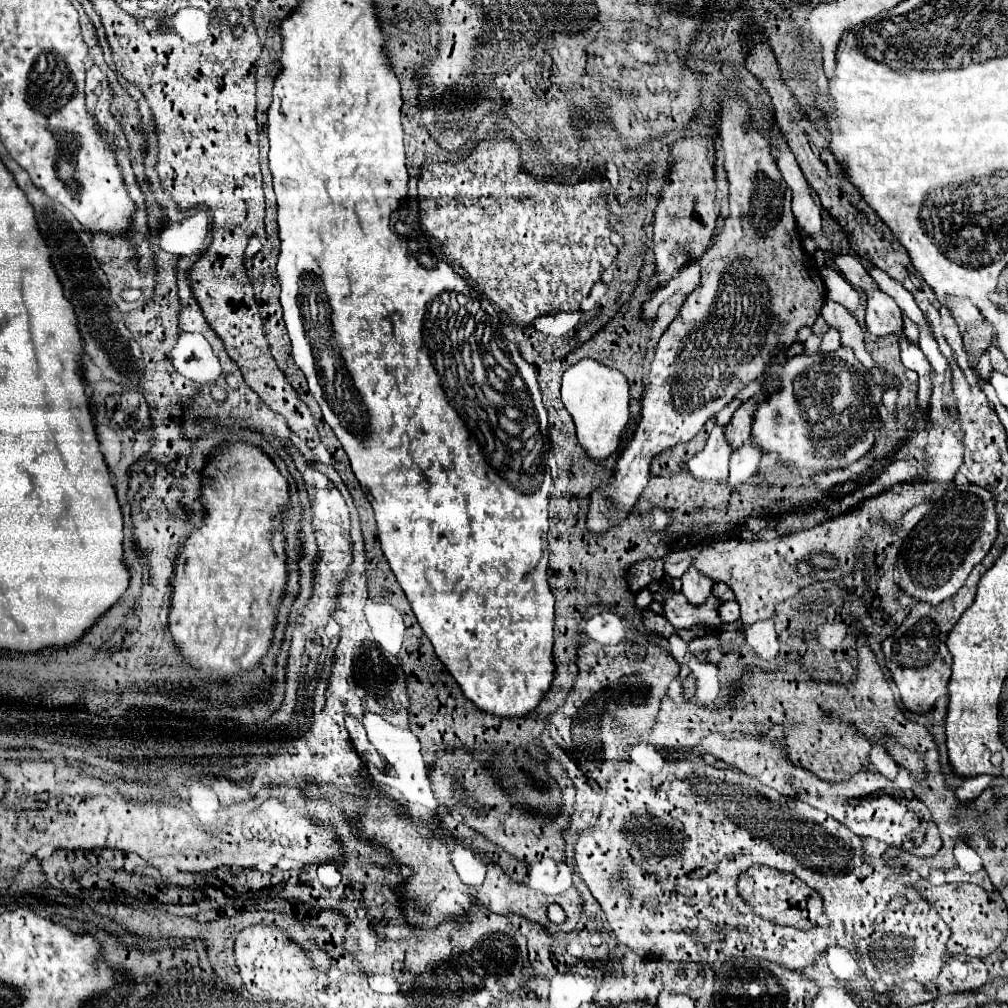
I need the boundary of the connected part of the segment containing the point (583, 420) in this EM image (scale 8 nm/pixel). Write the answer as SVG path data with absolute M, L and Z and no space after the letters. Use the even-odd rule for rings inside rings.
M581 359L563 375L561 401L575 421L577 439L585 447L587 455L593 461L615 457L619 451L621 435L627 429L629 421L629 383L625 375L615 369L607 369L593 359Z

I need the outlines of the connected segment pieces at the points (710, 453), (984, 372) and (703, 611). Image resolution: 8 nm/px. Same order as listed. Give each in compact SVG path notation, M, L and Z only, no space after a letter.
M717 425L711 431L705 449L689 461L689 471L697 479L727 479L731 453L733 447L725 439L725 425Z
M985 353L985 355L979 359L979 365L977 365L977 375L979 375L983 381L989 381L991 373L993 373L993 367L991 367L991 363L989 363L989 355Z
M673 591L671 597L667 597L663 601L663 607L665 607L665 619L669 619L675 627L679 629L689 629L691 625L695 623L707 623L707 625L719 625L721 619L717 615L717 609L719 609L721 601L711 595L705 605L701 607L693 607L687 603L687 599L683 597L683 593L677 593Z

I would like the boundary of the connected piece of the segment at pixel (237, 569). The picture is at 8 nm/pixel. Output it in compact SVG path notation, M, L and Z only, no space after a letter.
M237 443L221 449L213 463L205 469L203 507L205 517L201 527L191 533L179 555L169 631L177 641L179 651L191 659L193 665L219 671L223 677L243 669L251 669L267 653L277 605L285 589L285 543L281 535L281 517L287 503L287 479L277 471L271 459L259 449Z

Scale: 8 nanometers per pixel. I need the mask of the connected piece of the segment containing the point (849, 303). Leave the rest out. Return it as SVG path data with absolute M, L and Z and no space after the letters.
M823 265L821 267L821 277L825 281L827 299L833 299L833 301L841 303L849 311L855 311L859 307L861 295L855 291L855 287L849 281L845 281L841 277L841 273L837 269Z

